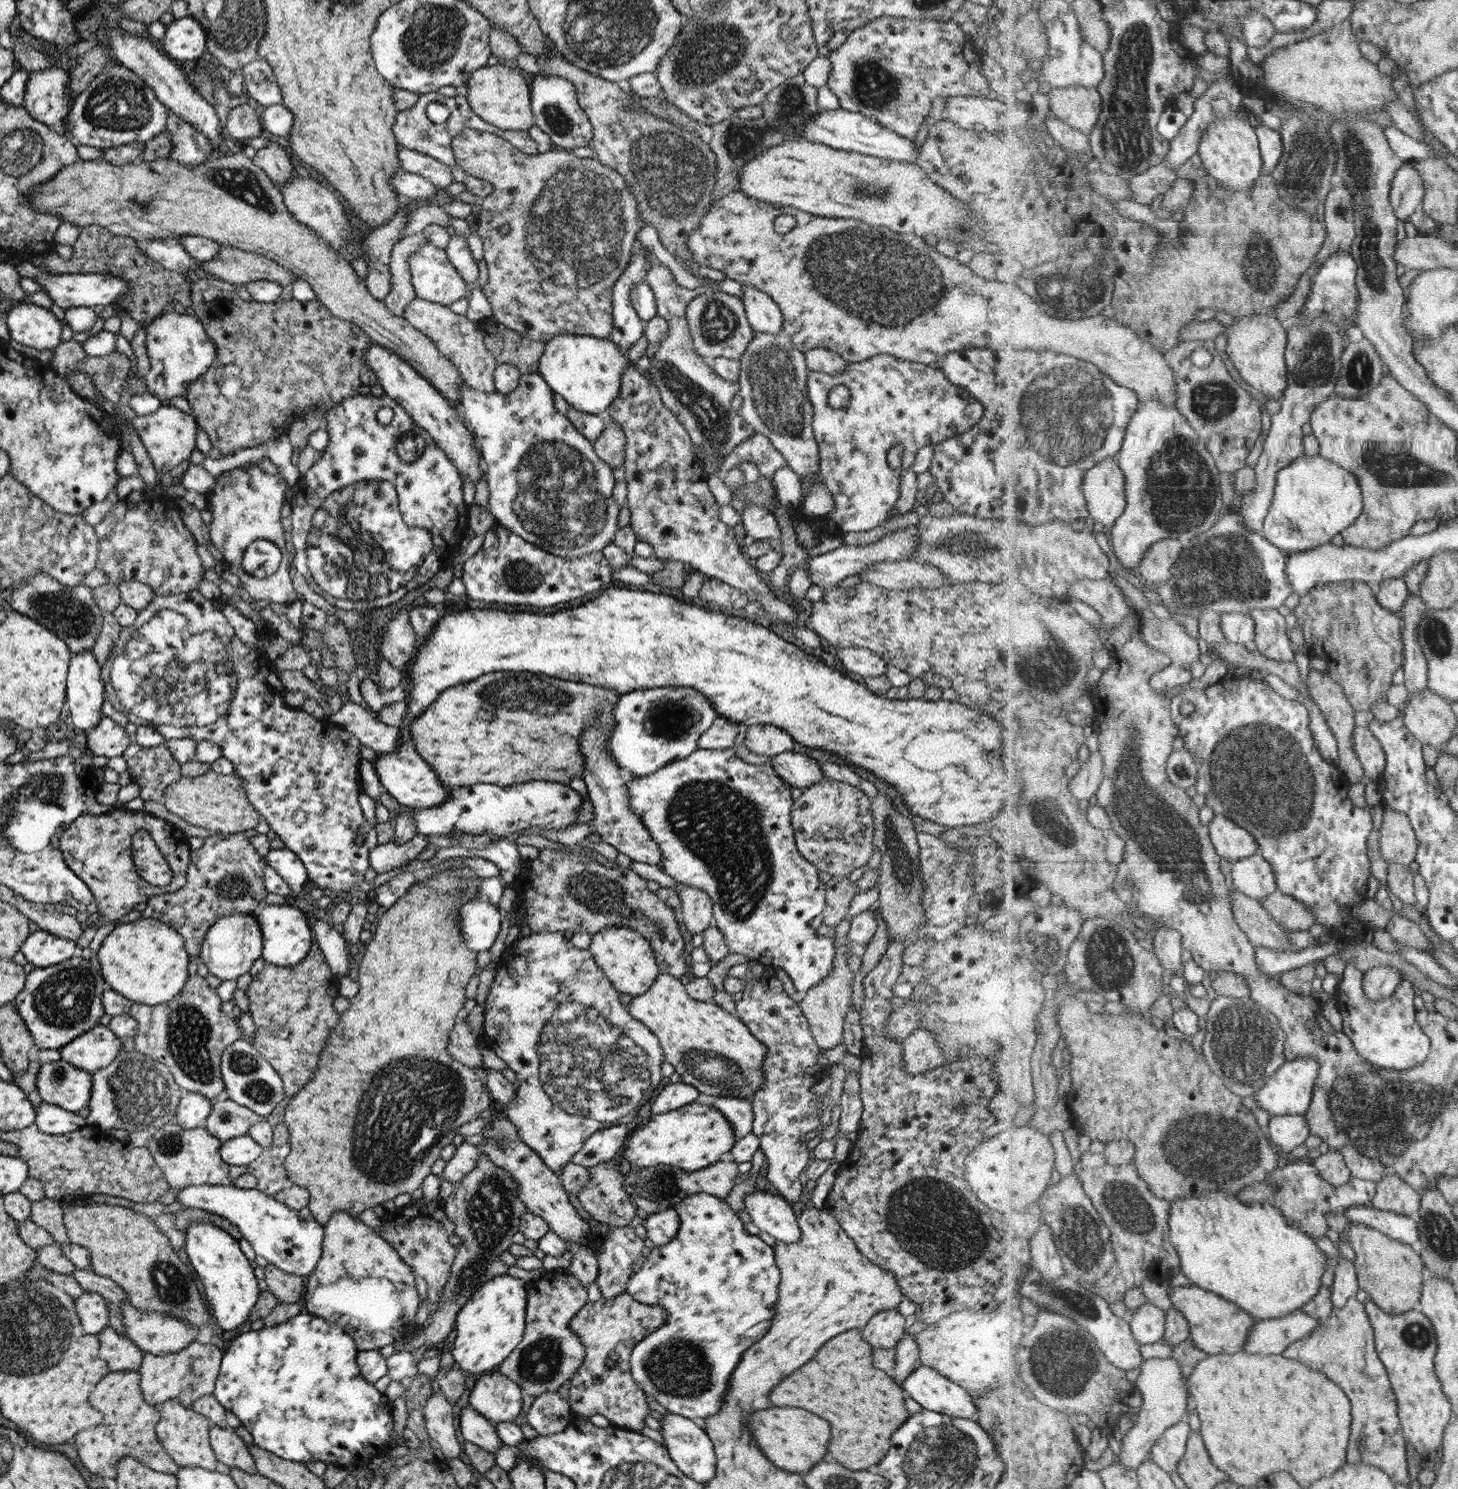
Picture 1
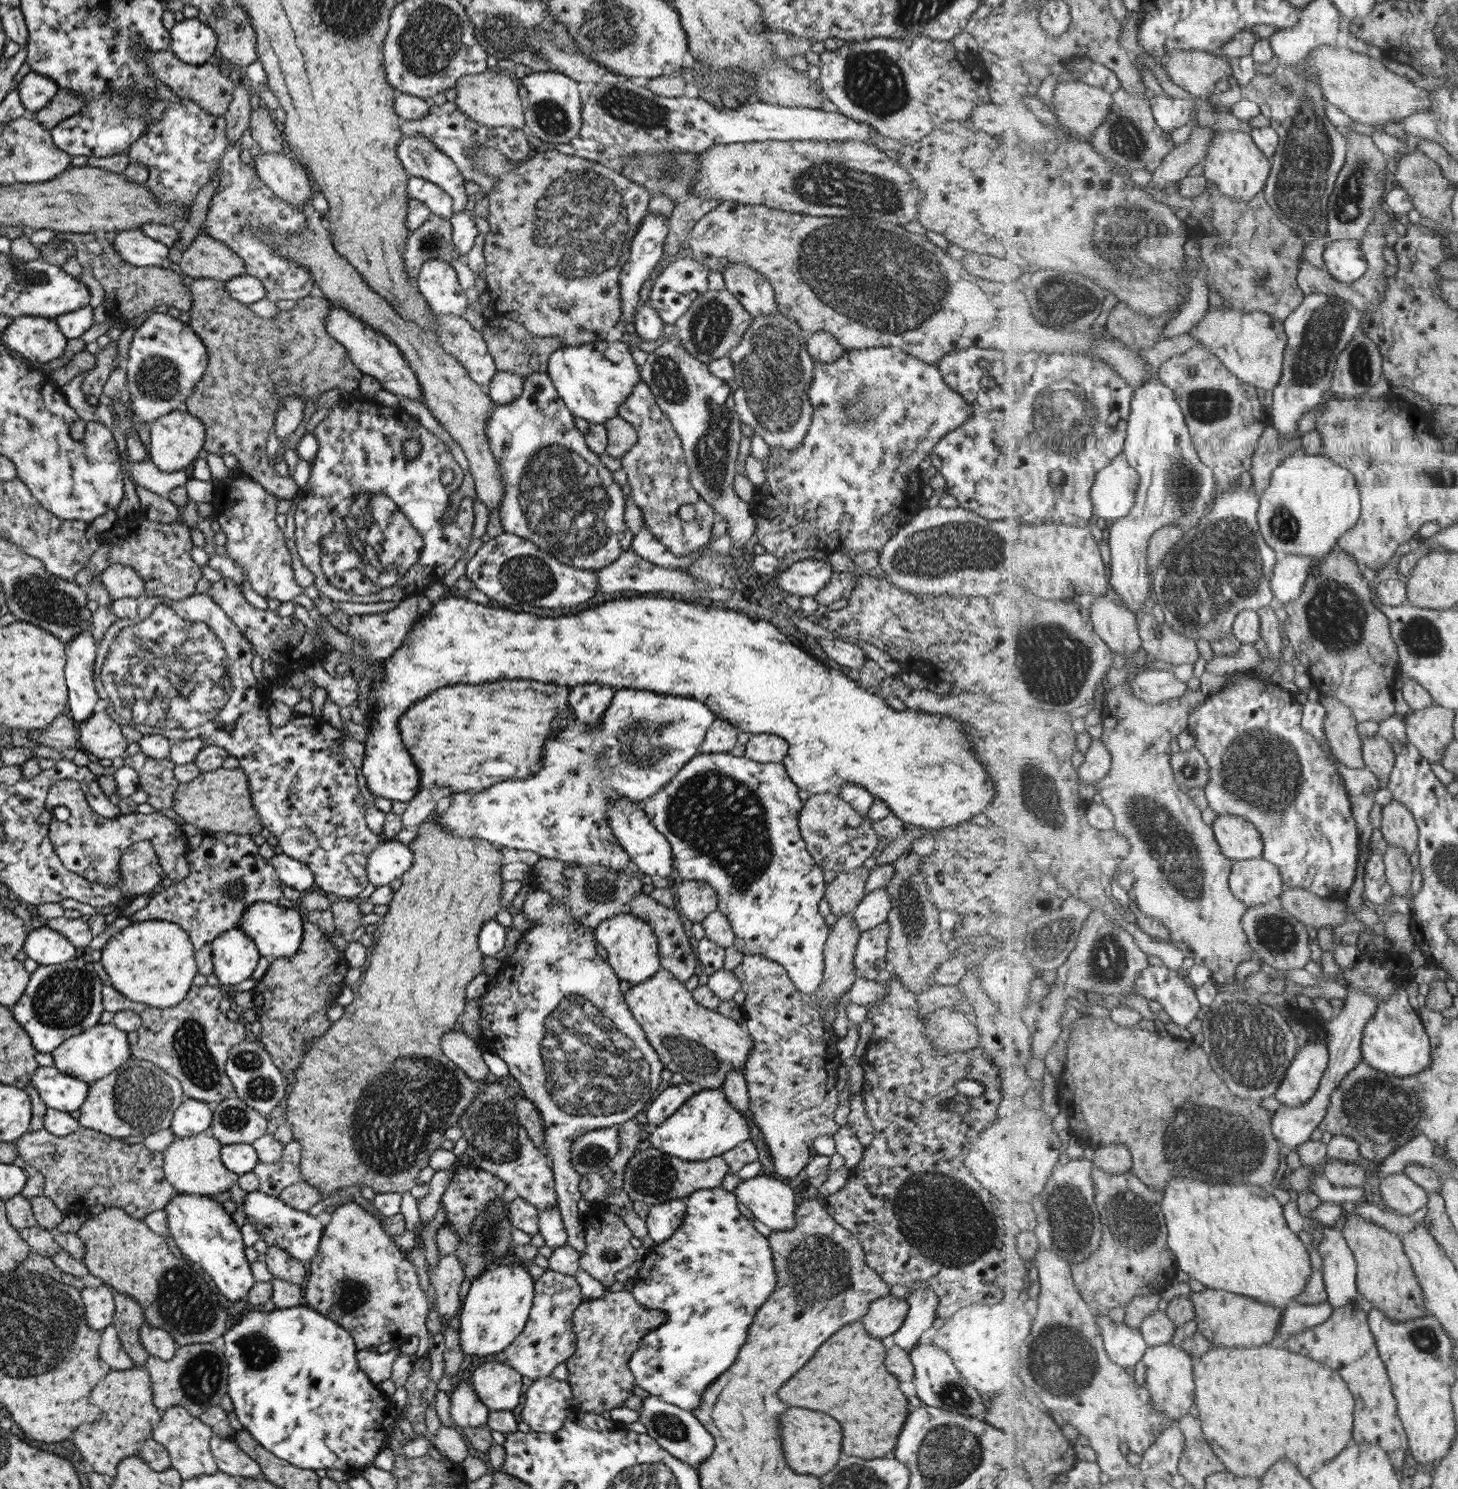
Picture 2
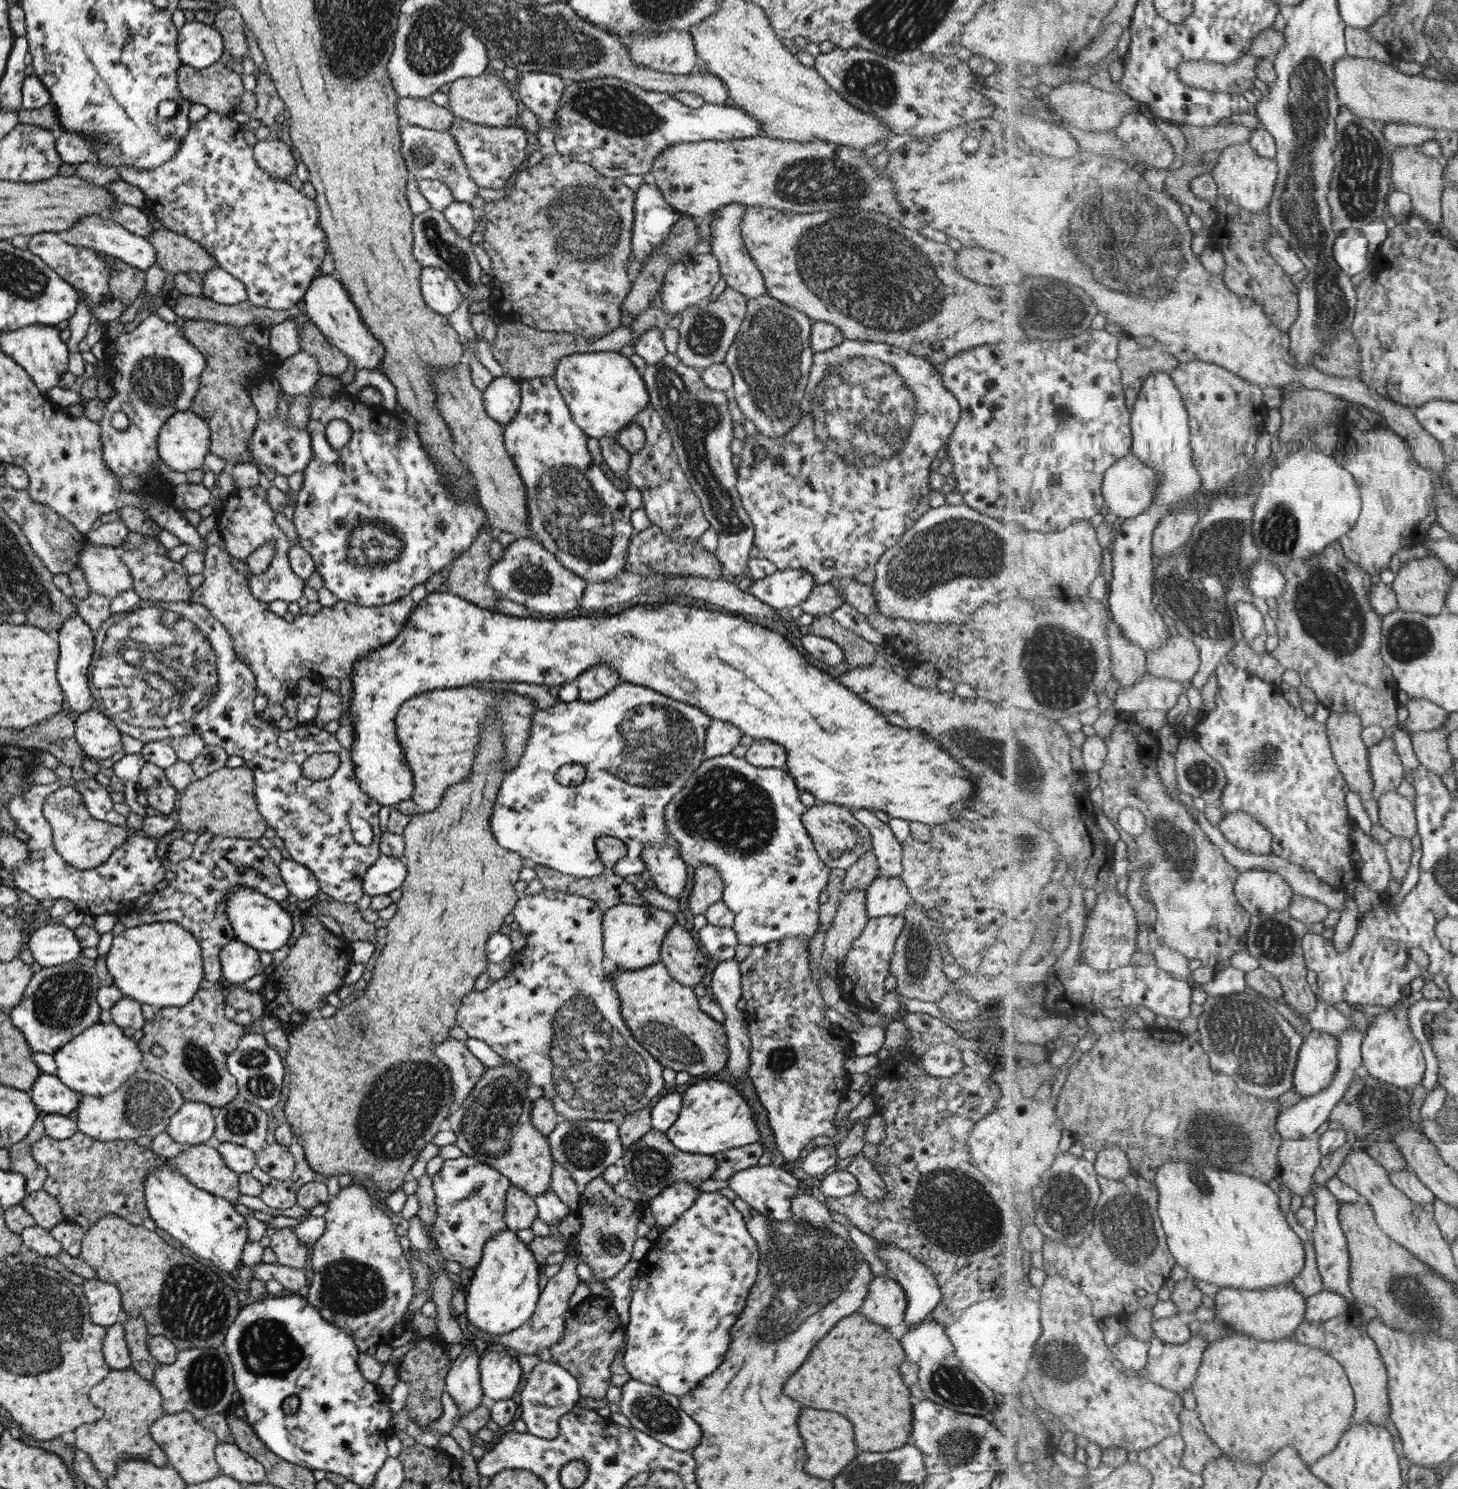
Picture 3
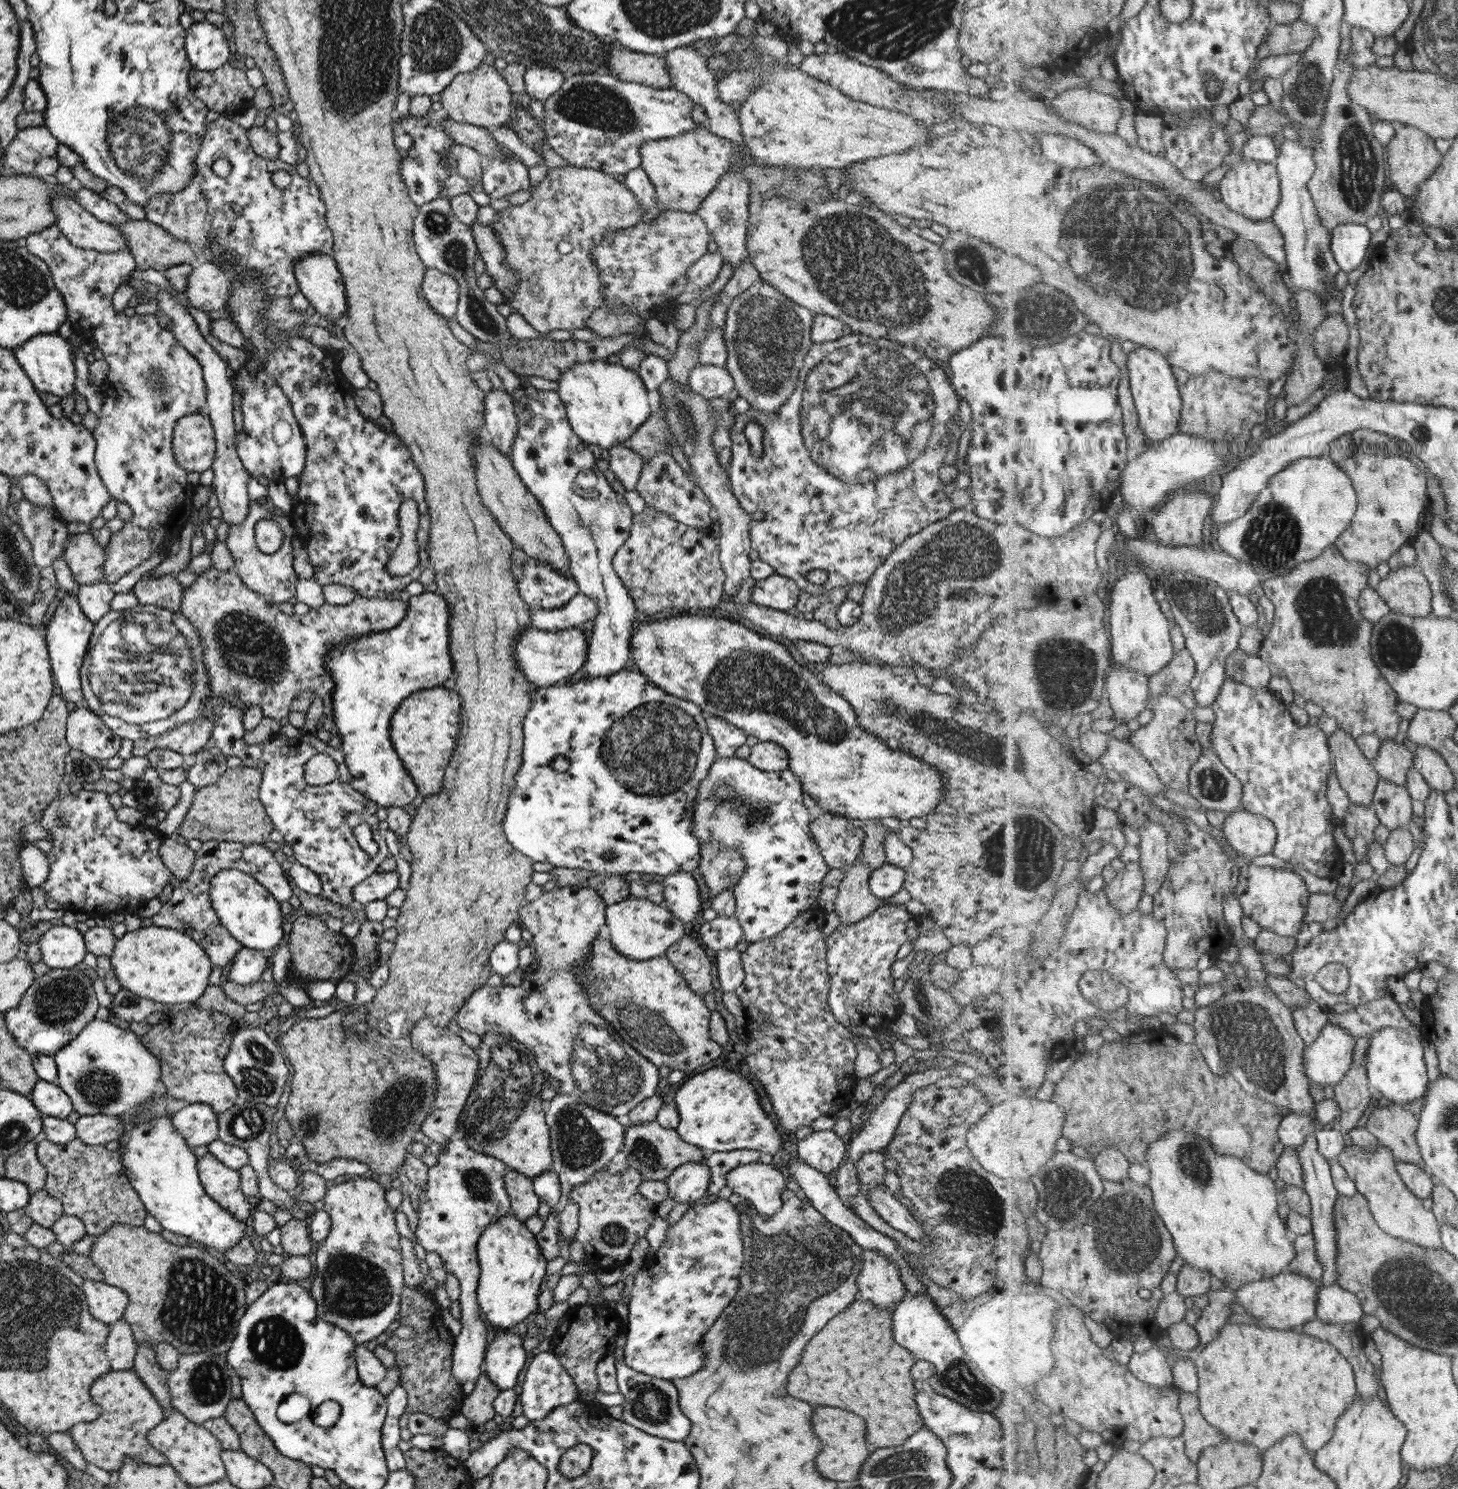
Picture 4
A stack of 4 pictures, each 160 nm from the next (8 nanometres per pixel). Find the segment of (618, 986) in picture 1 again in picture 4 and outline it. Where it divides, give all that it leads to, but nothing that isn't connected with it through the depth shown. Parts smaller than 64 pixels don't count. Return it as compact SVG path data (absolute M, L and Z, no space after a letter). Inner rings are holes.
M625 897L612 905L606 905L604 924L609 932L611 946L625 958L645 961L662 957L667 948L677 942L686 932L685 925L669 912L665 906L647 899Z

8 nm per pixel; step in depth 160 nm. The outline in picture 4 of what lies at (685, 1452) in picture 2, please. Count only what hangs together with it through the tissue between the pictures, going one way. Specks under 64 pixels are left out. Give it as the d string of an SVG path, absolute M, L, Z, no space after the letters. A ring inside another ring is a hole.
M615 1350L615 1370L617 1370L617 1390L623 1397L621 1418L623 1422L654 1437L671 1442L683 1442L690 1429L690 1420L679 1410L676 1388L668 1381L638 1373L623 1364L621 1352Z

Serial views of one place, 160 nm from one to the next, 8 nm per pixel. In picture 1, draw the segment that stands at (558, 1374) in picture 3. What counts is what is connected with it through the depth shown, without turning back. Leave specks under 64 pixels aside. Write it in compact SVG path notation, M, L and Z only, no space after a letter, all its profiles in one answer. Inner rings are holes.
M545 1391L531 1402L525 1422L536 1430L538 1435L546 1435L561 1432L570 1418L568 1401L561 1398L557 1391Z

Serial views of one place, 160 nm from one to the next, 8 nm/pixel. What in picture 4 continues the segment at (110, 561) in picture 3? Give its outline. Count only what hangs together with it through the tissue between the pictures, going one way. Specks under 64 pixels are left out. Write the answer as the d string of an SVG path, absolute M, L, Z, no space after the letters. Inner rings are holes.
M88 529L68 536L62 560L69 567L73 580L78 585L104 582L102 569L105 552L94 536L88 533Z

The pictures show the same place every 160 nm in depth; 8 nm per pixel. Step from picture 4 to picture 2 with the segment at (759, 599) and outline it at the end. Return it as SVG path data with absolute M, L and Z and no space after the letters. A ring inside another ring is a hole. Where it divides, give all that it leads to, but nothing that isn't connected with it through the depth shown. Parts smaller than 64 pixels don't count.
M805 559L791 564L789 568L779 571L776 575L773 574L772 581L775 583L775 588L801 599L819 592L827 584L833 572L828 562Z

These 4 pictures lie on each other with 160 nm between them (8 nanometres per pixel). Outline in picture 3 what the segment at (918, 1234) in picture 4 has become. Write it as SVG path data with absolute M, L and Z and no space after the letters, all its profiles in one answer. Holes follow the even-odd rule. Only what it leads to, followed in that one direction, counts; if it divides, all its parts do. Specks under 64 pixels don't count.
M861 1152L851 1157L853 1159L845 1169L856 1178L858 1191L867 1200L882 1200L885 1196L886 1188L879 1173L872 1167L871 1163L863 1157Z

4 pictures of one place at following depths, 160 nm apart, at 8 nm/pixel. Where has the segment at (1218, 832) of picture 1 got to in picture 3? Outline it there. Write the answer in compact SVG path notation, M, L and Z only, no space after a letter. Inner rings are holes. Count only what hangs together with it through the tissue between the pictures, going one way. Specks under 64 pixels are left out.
M1225 813L1219 824L1231 844L1251 854L1261 855L1272 852L1274 834L1251 813Z

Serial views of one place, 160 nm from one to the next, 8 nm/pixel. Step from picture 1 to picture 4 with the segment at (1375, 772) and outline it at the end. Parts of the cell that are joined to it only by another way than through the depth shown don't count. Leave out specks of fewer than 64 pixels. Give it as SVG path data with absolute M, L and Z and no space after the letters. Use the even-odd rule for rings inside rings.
M1390 739L1382 743L1380 753L1373 764L1380 779L1406 785L1409 771L1413 769L1416 754L1414 747L1405 739Z

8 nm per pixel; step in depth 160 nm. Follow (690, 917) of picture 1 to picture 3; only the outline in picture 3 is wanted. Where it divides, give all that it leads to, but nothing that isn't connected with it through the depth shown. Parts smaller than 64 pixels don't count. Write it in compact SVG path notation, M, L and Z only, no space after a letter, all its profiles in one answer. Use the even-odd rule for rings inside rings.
M699 865L694 868L693 886L687 906L692 916L704 914L713 902L721 901L724 884L713 865Z

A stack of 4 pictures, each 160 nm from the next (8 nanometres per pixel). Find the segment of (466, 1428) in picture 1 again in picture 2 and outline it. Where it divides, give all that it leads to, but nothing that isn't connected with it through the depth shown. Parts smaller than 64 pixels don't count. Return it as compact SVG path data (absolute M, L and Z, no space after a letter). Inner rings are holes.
M459 1380L448 1393L451 1420L461 1428L486 1424L490 1411L473 1392L472 1384Z

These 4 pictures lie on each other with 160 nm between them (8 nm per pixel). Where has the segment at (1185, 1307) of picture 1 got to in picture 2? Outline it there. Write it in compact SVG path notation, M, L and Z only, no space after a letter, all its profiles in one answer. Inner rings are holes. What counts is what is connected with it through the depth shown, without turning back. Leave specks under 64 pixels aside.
M1205 1288L1192 1294L1196 1308L1198 1332L1209 1339L1213 1348L1221 1347L1256 1347L1276 1340L1284 1317L1283 1307L1273 1306L1242 1294L1226 1290Z

